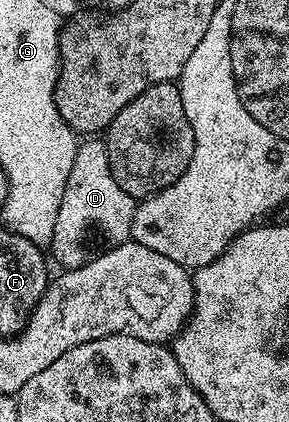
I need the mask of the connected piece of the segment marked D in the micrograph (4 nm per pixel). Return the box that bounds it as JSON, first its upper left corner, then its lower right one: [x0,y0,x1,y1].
[49,140,135,269]

